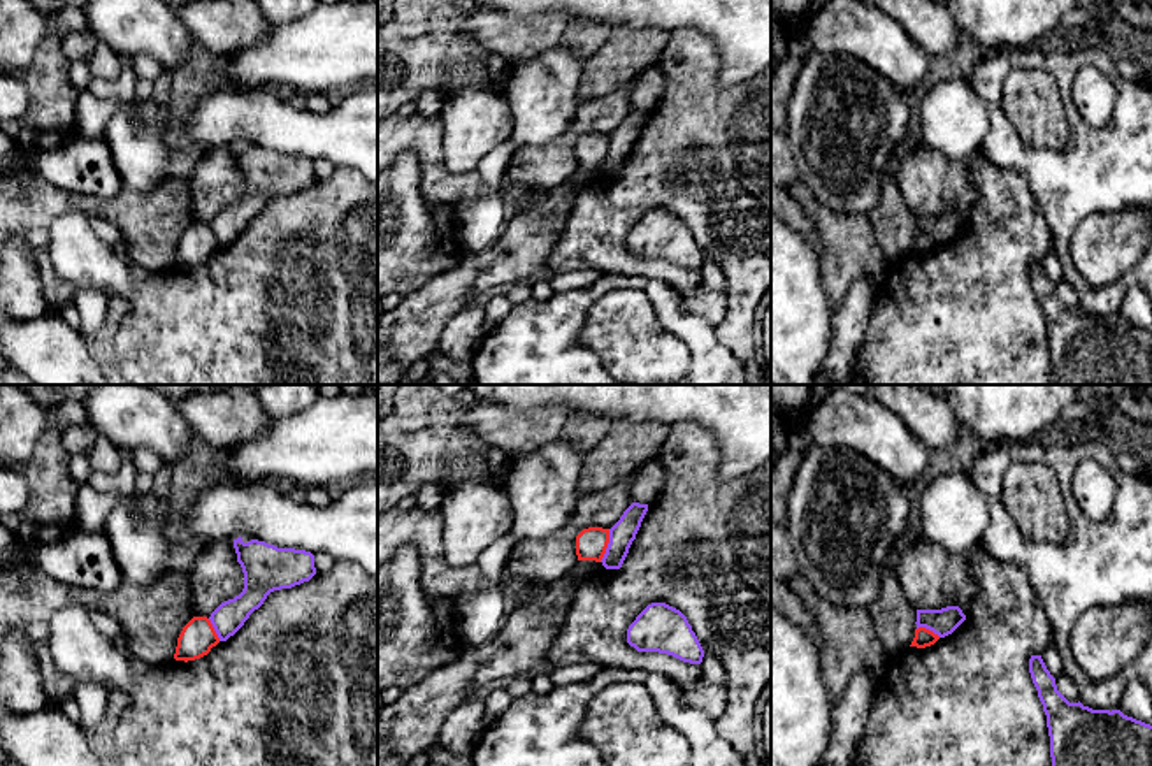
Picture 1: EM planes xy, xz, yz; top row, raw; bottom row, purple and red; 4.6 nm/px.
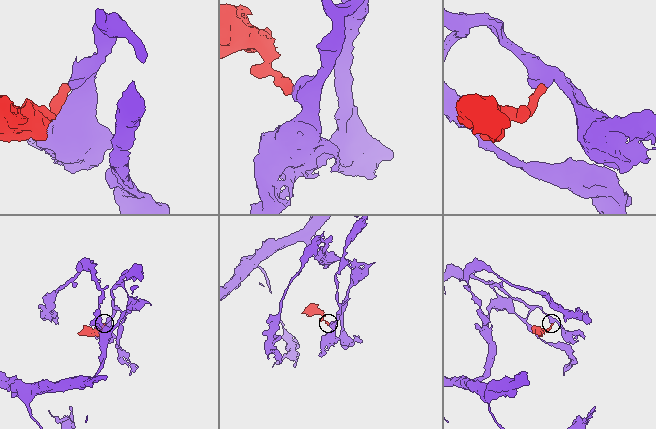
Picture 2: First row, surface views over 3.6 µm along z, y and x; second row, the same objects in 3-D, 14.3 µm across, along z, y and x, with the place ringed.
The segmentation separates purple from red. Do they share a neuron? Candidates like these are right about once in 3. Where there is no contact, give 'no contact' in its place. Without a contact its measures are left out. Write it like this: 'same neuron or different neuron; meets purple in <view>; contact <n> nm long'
different neuron; meets purple in xz; contact 160 nm long

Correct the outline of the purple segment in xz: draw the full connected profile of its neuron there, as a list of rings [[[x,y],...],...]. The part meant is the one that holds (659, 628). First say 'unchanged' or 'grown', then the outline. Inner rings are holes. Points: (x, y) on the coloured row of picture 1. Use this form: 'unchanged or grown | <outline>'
unchanged | [[[648,604],[627,629],[627,643],[637,652],[659,652],[701,664],[704,650],[687,617],[666,604]]]

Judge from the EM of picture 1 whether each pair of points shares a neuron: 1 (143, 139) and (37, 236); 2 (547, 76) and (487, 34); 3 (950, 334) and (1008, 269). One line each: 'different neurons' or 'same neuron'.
1: different neurons
2: different neurons
3: same neuron

